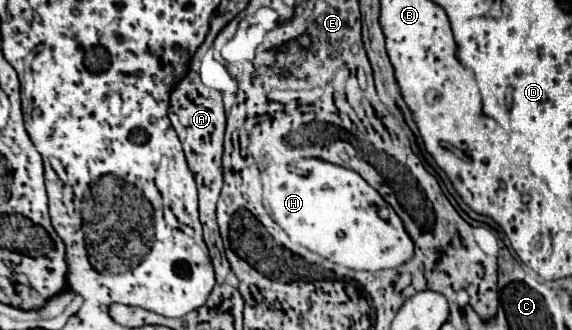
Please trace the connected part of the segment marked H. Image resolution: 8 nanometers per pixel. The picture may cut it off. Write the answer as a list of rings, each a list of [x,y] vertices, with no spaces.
[[[301,158],[289,166],[265,164],[269,186],[263,206],[293,242],[351,270],[397,268],[413,258],[413,242],[393,208],[357,172],[325,162]]]

